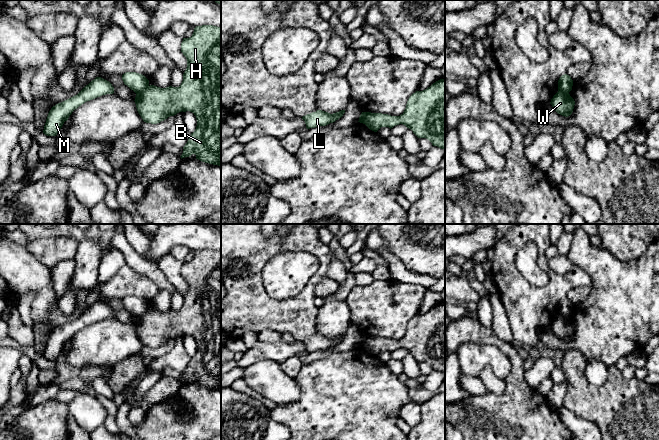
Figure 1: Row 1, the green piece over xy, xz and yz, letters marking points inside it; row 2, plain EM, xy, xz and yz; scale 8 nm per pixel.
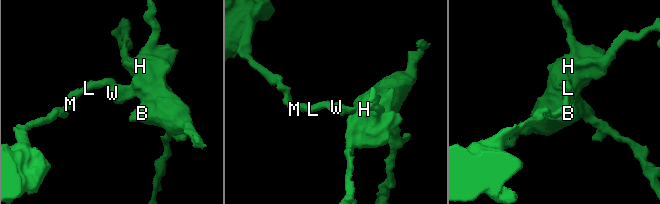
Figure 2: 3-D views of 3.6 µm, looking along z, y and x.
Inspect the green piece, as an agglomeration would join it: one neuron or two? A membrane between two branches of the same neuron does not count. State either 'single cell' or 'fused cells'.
fused cells

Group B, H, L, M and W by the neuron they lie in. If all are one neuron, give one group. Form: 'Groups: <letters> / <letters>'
Groups: B H W / L M

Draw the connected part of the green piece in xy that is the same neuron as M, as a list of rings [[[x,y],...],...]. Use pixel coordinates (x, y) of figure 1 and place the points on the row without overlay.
[[[96,301],[86,309],[77,319],[56,328],[48,337],[43,357],[47,360],[56,360],[65,345],[68,344],[72,336],[87,325],[106,318],[113,318],[112,308]]]

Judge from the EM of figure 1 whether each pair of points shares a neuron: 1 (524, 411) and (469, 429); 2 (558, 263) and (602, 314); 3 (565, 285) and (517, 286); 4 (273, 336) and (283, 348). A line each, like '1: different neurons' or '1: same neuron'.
1: same neuron
2: different neurons
3: same neuron
4: different neurons

